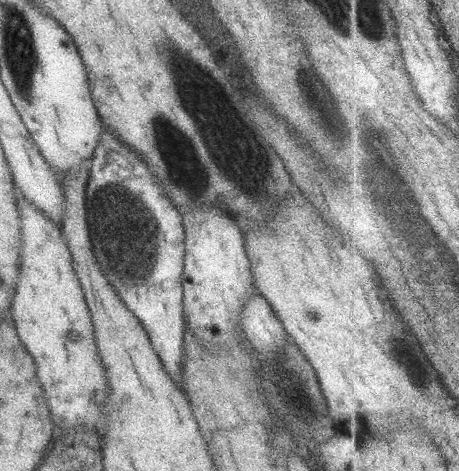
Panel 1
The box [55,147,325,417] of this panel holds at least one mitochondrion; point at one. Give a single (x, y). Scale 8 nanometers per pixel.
(122, 221)

